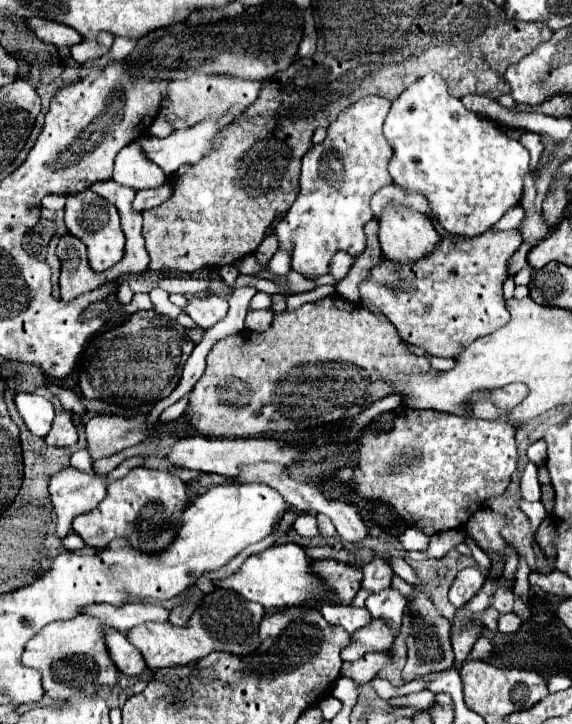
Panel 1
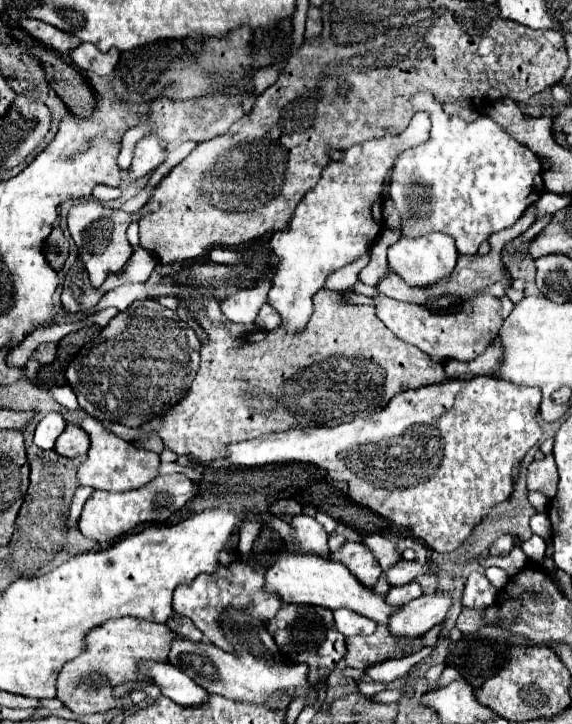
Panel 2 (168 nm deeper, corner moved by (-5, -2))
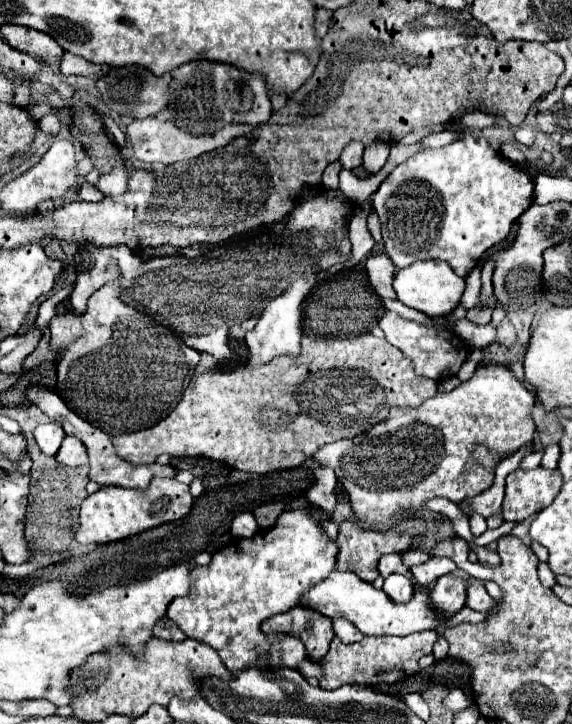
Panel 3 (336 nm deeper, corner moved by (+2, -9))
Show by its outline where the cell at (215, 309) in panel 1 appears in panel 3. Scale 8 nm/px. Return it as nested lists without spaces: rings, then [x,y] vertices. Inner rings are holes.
[[[371,334],[329,340],[303,336],[301,346],[303,350],[299,356],[279,356],[253,370],[247,368],[247,362],[239,362],[233,372],[219,372],[219,368],[213,368],[201,374],[185,390],[183,400],[165,420],[147,430],[121,434],[119,438],[115,436],[113,446],[117,456],[131,464],[153,464],[161,454],[205,456],[223,462],[231,469],[265,476],[301,466],[321,448],[321,444],[367,432],[385,420],[393,406],[417,408],[423,400],[437,394],[437,382],[417,376],[411,360],[385,338],[375,338]]]

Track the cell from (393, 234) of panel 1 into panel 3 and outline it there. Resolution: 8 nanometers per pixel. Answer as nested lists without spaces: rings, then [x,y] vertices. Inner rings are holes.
[[[421,260],[421,262],[411,264],[409,268],[397,270],[395,272],[395,280],[393,280],[393,288],[397,292],[397,298],[405,306],[415,308],[415,310],[427,314],[429,318],[439,318],[443,314],[453,312],[459,306],[463,290],[465,290],[465,278],[457,276],[447,262]]]

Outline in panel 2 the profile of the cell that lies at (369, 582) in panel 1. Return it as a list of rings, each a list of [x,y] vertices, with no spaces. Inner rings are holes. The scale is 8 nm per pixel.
[[[400,559],[396,565],[392,565],[390,569],[382,571],[386,581],[394,587],[394,585],[406,585],[410,583],[414,577],[424,575],[424,573],[434,573],[436,567],[434,565],[420,565],[416,561],[404,561]]]

